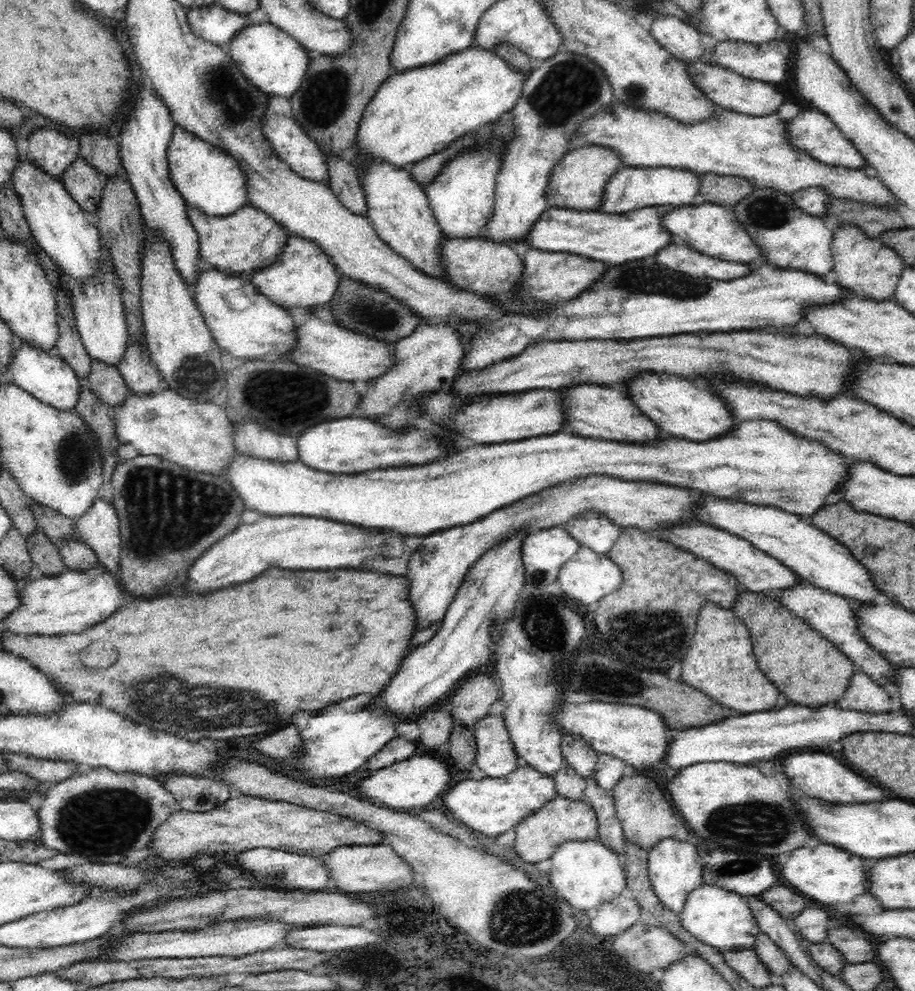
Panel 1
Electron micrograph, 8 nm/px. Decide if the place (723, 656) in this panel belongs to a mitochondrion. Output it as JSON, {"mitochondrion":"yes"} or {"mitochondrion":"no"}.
{"mitochondrion":"no"}

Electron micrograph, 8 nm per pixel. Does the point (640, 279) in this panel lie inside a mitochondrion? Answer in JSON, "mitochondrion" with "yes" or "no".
{"mitochondrion":"yes"}

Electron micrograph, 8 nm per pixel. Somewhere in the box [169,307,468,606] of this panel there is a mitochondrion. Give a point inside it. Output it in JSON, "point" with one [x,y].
{"point":[194,376]}

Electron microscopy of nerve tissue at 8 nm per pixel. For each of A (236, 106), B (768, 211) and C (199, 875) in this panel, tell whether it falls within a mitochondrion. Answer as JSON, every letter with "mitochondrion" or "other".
{"A":"mitochondrion","B":"mitochondrion","C":"mitochondrion"}

